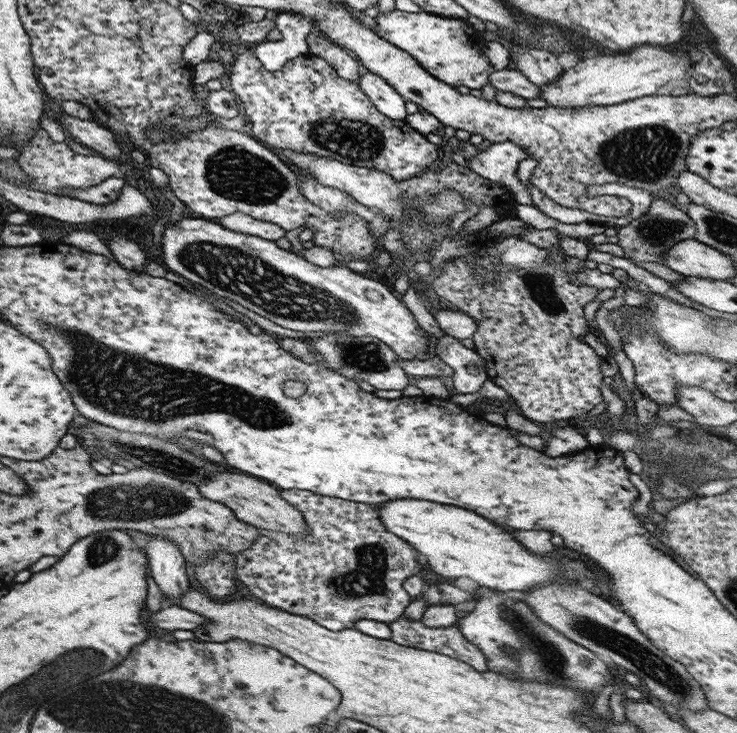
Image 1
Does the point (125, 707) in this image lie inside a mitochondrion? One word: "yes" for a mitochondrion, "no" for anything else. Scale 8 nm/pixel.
yes

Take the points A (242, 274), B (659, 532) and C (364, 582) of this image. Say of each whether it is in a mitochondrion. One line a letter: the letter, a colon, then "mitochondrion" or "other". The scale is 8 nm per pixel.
A: mitochondrion
B: other
C: mitochondrion

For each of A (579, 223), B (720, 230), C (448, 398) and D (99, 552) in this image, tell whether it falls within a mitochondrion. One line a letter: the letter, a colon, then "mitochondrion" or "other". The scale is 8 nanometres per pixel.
A: other
B: mitochondrion
C: other
D: mitochondrion

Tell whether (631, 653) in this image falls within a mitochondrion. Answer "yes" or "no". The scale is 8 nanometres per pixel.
yes

